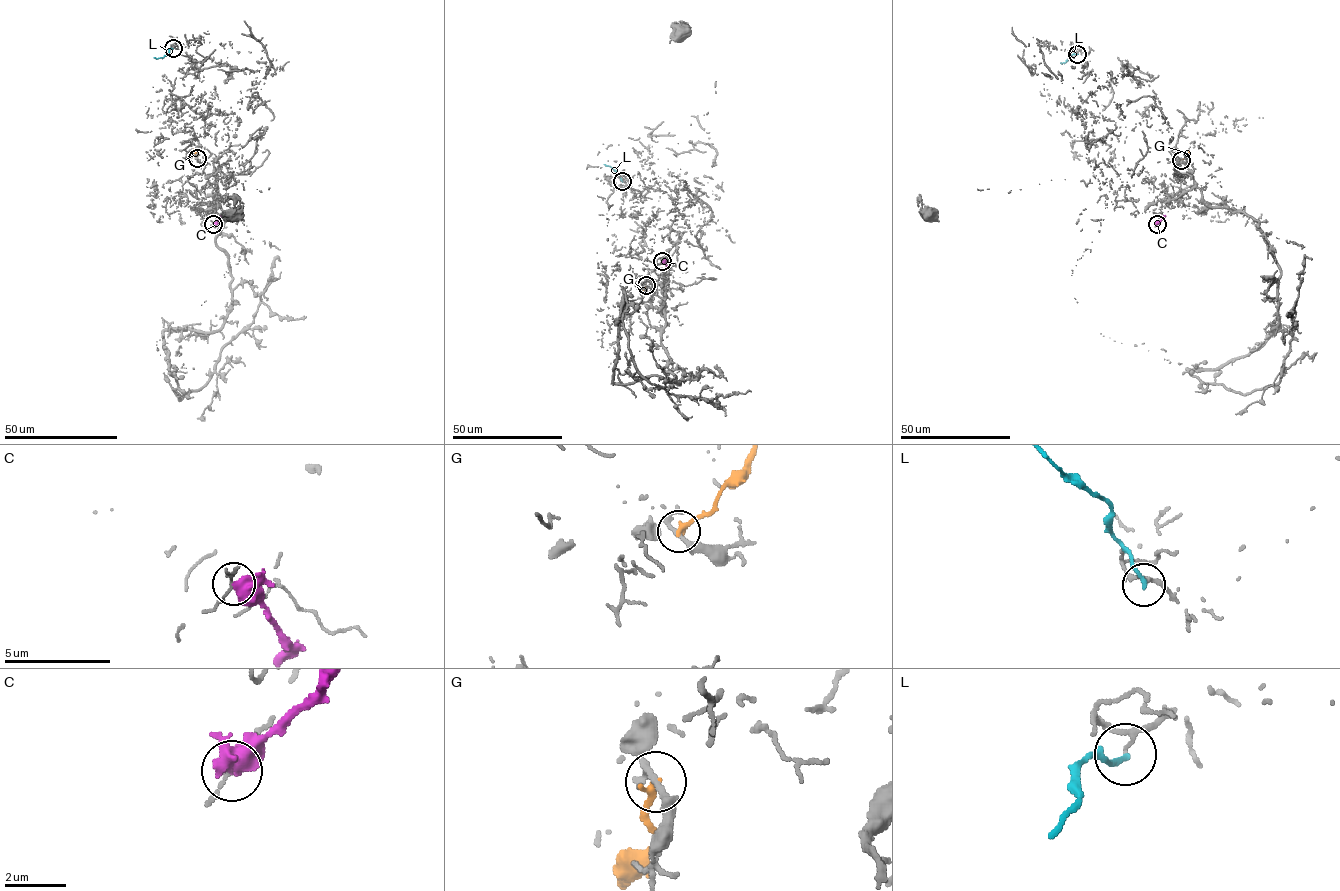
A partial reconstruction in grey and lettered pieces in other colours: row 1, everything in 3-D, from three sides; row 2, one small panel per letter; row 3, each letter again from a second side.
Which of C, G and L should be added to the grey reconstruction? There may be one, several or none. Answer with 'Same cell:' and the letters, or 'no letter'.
Same cell: C

